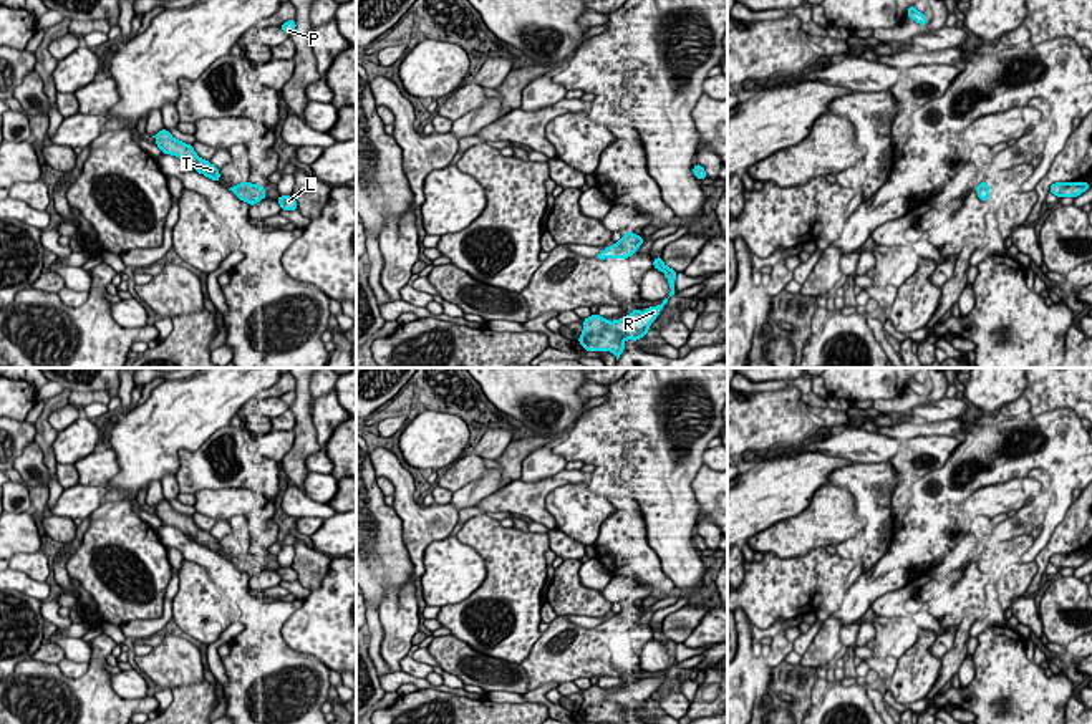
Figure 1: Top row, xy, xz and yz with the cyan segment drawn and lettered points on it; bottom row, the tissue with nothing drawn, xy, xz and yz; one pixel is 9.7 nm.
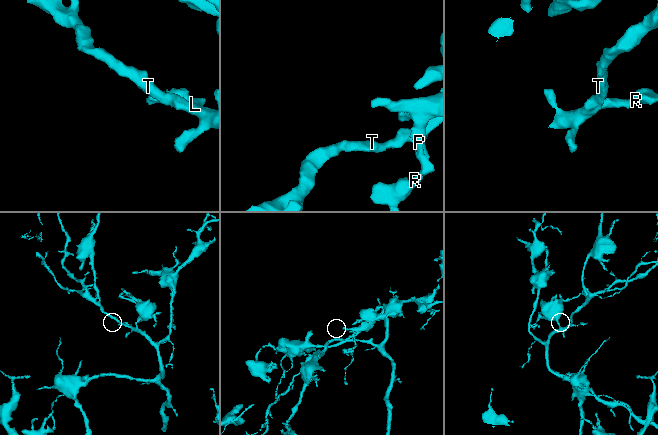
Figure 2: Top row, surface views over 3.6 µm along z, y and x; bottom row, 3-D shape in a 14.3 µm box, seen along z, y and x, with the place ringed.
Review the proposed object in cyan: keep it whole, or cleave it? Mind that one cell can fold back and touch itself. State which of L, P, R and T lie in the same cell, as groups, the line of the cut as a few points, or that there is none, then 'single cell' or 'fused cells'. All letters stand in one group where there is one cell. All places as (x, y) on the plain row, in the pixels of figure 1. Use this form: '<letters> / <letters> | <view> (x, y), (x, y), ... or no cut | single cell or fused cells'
L P R T | no cut | single cell

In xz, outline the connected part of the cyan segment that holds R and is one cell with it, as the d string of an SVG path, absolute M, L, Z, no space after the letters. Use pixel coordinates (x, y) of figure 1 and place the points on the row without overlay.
M668 669L658 678L648 678L645 684L640 679L631 681L628 688L615 693L608 693L595 684L583 691L583 702L578 707L578 714L587 722L623 724L623 712L638 712L641 707L646 707L650 696L656 691L666 674Z

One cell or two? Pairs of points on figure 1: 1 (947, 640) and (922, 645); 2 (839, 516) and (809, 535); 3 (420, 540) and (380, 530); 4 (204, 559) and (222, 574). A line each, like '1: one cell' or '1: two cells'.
1: two cells
2: one cell
3: two cells
4: one cell

